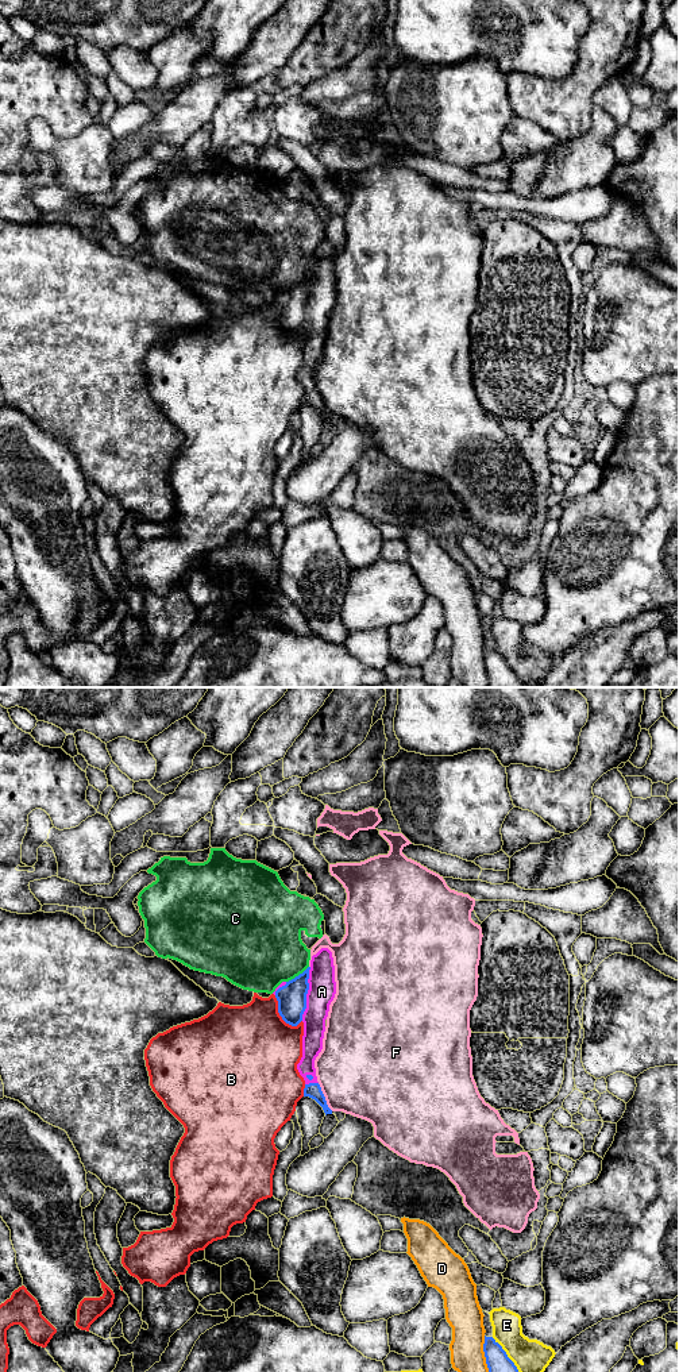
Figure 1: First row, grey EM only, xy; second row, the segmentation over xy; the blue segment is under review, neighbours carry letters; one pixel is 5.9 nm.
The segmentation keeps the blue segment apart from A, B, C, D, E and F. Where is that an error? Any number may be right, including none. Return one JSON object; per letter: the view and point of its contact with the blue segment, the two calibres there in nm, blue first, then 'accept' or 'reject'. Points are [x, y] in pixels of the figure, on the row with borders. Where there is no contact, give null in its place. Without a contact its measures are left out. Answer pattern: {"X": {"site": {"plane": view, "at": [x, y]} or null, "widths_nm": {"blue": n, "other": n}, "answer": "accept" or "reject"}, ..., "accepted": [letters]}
{"A": {"site": {"plane": "xy", "at": [307, 993]}, "widths_nm": {"blue": 180, "other": 160}, "answer": "accept"}, "B": {"site": {"plane": "xy", "at": [280, 1014]}, "widths_nm": {"blue": 180, "other": 480}, "answer": "reject"}, "C": {"site": {"plane": "xy", "at": [299, 975]}, "widths_nm": {"blue": 180, "other": 440}, "answer": "reject"}, "D": {"site": {"plane": "xy", "at": [485, 1353]}, "widths_nm": {"blue": 140, "other": 200}, "answer": "reject"}, "E": {"site": {"plane": "xy", "at": [506, 1355]}, "widths_nm": {"blue": 140, "other": 190}, "answer": "reject"}, "F": {"site": {"plane": "xy", "at": [324, 1097]}, "widths_nm": {"blue": 90, "other": 500}, "answer": "reject"}, "accepted": ["A"]}

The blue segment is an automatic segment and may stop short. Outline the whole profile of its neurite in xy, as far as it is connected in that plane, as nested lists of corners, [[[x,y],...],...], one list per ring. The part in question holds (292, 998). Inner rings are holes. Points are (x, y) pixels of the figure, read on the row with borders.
[[[321,948],[312,956],[310,966],[289,982],[282,982],[273,993],[282,1020],[297,1026],[304,1022],[302,1057],[297,1064],[305,1080],[304,1097],[315,1099],[325,1115],[332,1114],[317,1082],[315,1060],[323,1049],[325,1020],[336,994],[332,952]]]

